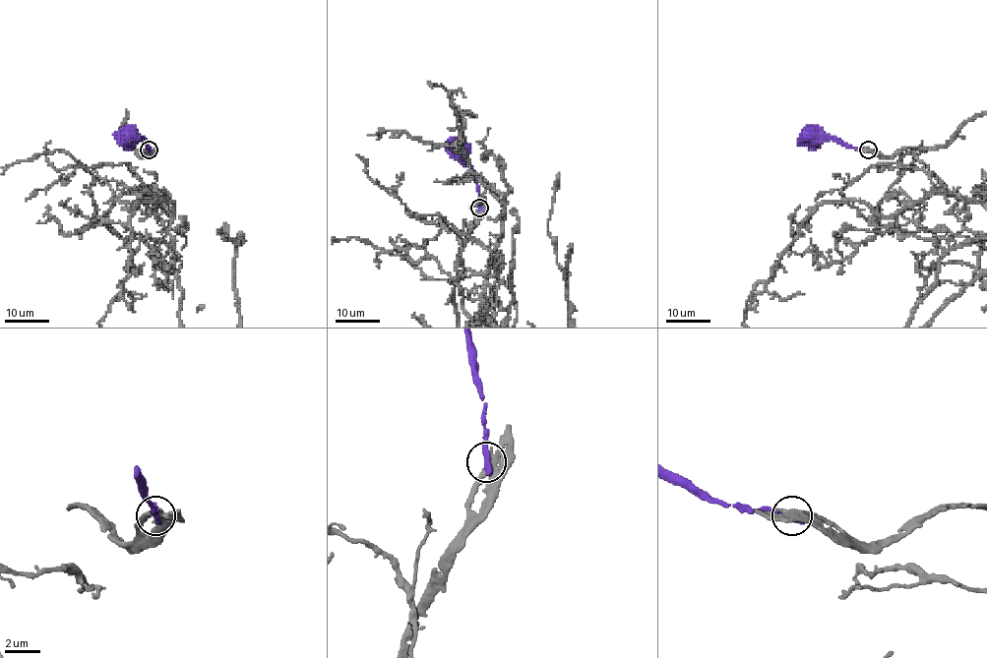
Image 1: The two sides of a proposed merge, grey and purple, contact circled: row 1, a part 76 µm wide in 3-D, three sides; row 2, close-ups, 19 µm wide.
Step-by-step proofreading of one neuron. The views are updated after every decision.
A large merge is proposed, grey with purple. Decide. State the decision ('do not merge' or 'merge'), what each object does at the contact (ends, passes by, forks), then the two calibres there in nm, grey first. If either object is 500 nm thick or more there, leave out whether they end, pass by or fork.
do not merge; 550 nm thick on the grey side, 400 nm on the other

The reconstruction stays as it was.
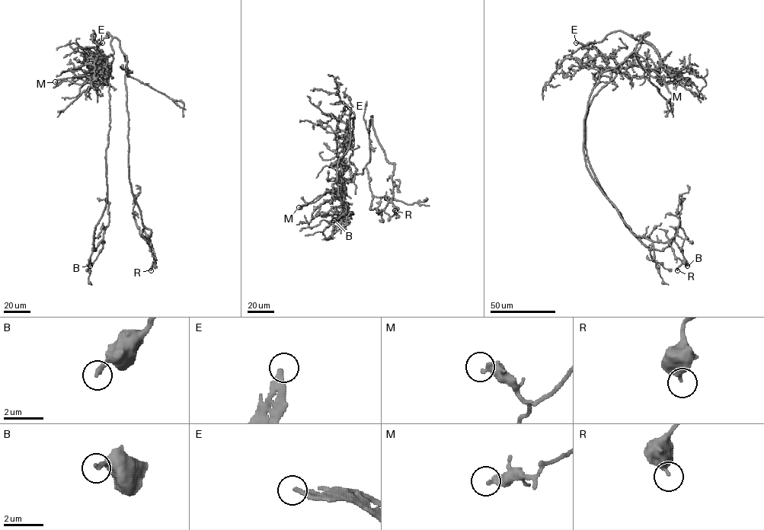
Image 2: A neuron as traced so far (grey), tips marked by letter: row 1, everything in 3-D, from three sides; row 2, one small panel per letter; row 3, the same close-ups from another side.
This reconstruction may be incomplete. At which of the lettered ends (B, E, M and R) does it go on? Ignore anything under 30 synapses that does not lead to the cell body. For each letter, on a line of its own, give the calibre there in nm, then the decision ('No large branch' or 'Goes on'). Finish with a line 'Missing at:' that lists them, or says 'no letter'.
B: Thickness 240 nm. No large branch
E: Thickness 280 nm. Goes on
M: Thickness 340 nm. No large branch
R: Thickness 440 nm. No large branch
Missing at: E

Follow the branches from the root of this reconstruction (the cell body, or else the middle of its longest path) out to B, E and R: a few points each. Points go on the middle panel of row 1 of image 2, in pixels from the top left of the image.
B: (362, 174), (354, 174), (350, 161), (350, 118), (350, 147), (337, 174), (346, 212), (334, 220)
E: (362, 174), (355, 174), (350, 181), (350, 169), (345, 168), (340, 185), (335, 136), (337, 124), (345, 108)
R: (362, 174), (370, 158), (372, 116), (385, 158), (394, 164), (391, 202), (397, 209), (396, 214), (394, 210)

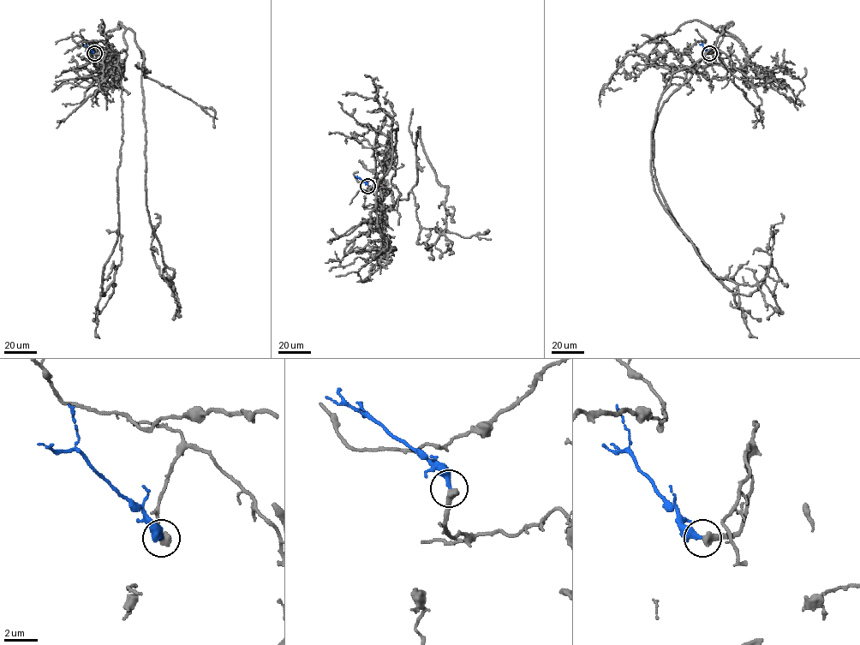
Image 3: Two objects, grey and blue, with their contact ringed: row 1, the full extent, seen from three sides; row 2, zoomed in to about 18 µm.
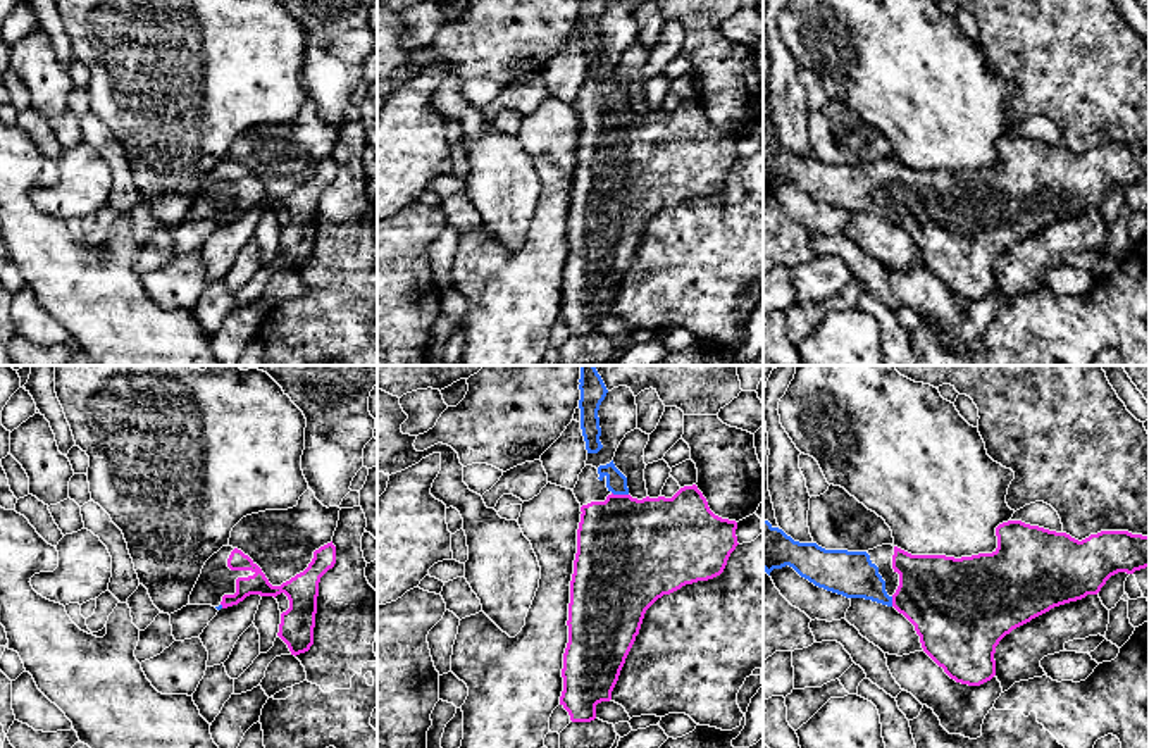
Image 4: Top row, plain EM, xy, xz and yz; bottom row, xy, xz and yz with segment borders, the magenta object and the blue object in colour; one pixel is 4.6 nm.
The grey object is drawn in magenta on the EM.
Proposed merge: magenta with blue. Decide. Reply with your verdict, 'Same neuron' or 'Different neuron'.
Same neuron

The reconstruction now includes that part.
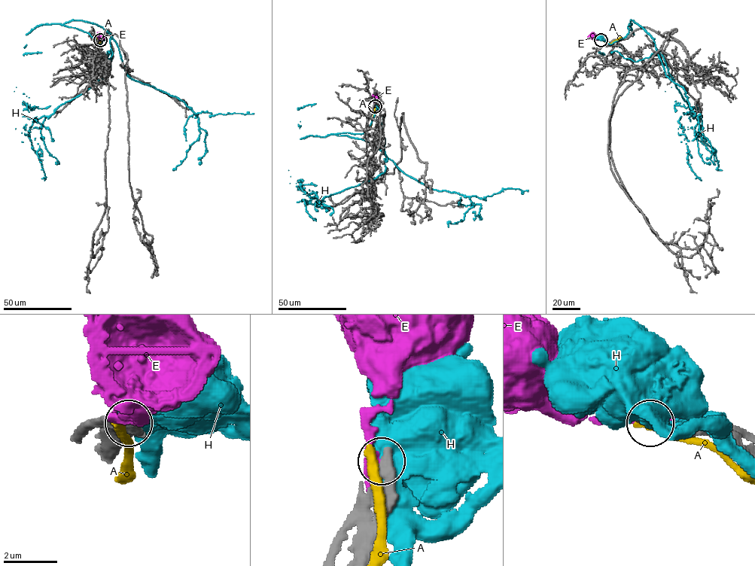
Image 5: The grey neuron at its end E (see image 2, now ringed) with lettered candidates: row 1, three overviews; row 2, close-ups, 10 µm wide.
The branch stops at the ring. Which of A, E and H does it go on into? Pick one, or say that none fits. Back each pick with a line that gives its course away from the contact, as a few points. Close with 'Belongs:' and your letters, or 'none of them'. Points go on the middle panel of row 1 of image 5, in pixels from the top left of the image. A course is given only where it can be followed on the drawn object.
Belongs: E

